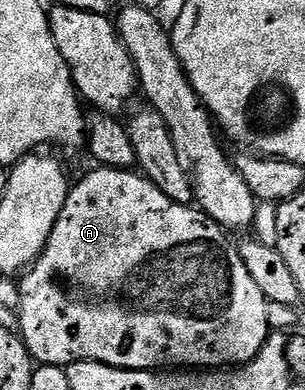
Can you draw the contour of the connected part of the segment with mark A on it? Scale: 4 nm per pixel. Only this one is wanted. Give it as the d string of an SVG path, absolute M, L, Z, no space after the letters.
M97 166L96 171L84 175L71 184L66 205L50 233L50 241L46 241L46 249L38 256L36 262L23 272L20 285L20 329L19 336L24 341L28 354L37 364L50 367L67 368L70 363L78 361L94 361L105 363L111 367L122 367L126 371L155 371L157 369L235 369L247 365L256 358L257 353L268 340L268 310L270 304L267 297L258 289L254 277L250 277L250 269L242 261L237 244L231 243L229 232L210 218L204 211L195 206L170 201L158 185L154 185L136 169L123 171L113 167Z

